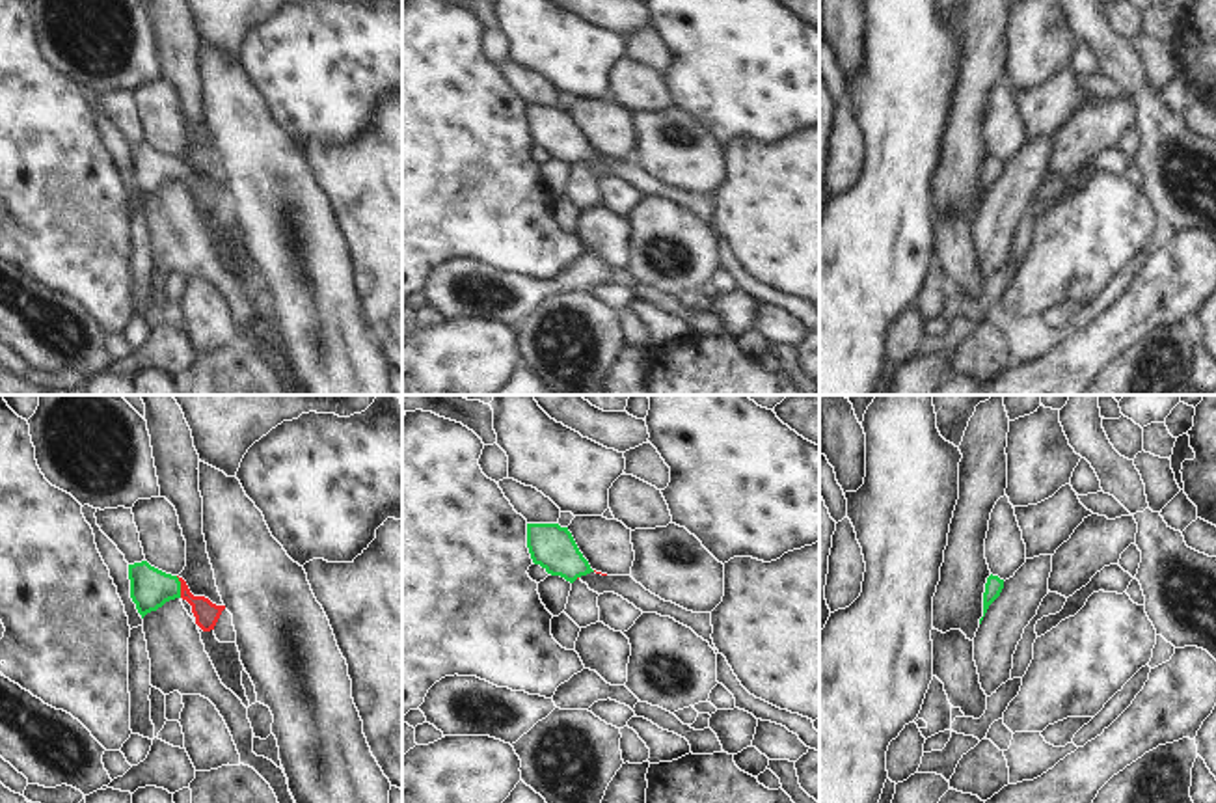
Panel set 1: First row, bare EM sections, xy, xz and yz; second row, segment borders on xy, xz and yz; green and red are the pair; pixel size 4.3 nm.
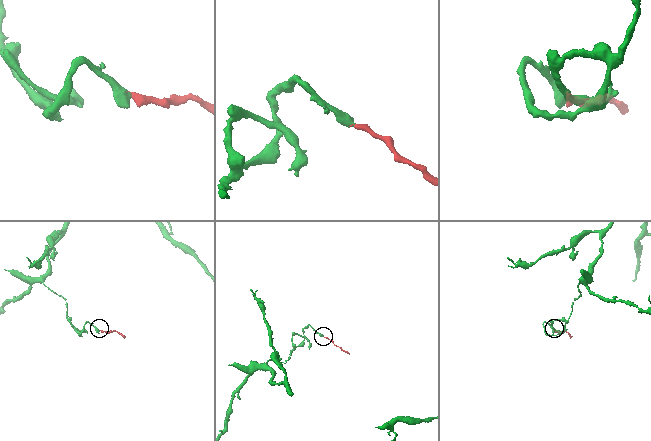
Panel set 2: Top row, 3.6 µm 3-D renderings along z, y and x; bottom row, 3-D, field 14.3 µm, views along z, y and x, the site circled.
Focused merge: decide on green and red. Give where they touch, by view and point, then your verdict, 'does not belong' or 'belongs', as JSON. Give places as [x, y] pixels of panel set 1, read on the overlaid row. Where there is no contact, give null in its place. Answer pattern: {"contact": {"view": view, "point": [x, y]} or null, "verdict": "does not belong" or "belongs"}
{"contact": {"view": "xy", "point": [179, 587]}, "verdict": "belongs"}

